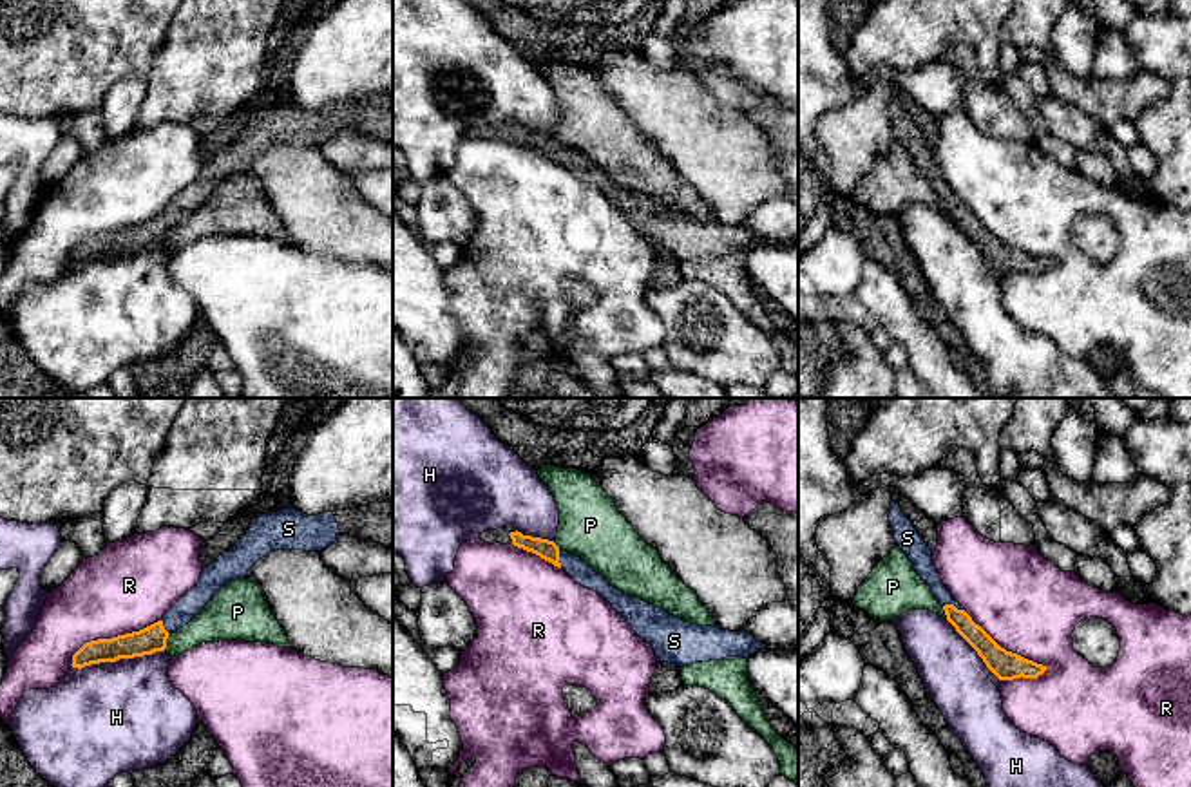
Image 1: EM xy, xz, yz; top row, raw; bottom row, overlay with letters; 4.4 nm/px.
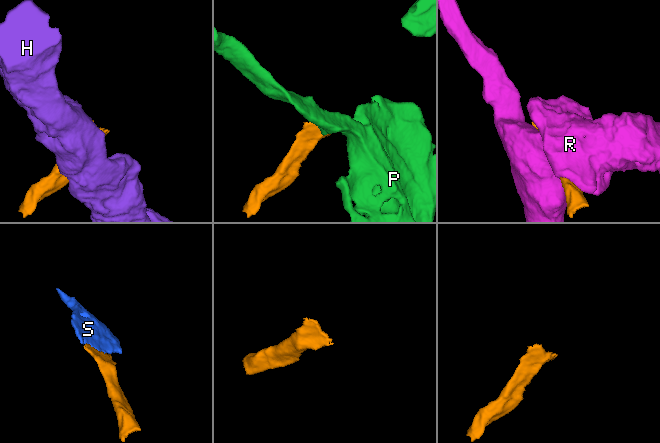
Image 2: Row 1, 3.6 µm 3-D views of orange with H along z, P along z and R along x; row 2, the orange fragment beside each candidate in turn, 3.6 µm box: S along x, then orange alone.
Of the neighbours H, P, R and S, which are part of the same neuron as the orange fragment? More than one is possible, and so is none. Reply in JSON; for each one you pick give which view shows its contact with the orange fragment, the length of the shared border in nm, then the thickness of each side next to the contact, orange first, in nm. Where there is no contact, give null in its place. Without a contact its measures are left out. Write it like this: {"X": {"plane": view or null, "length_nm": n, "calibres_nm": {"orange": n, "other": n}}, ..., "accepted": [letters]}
{"S": {"plane": "xz", "length_nm": 90, "calibres_nm": {"orange": 90, "other": 90}}, "accepted": ["S"]}

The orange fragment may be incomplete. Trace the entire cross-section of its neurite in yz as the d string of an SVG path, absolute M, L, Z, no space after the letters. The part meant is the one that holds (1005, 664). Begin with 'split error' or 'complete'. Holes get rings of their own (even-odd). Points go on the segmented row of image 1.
split error | M891 501L889 521L896 545L907 554L918 575L930 586L936 601L945 610L947 621L977 651L986 668L999 680L1014 680L1021 677L1037 678L1046 671L1046 666L1001 648L979 624L972 621L972 617L959 606L959 602L941 583L932 561L932 550L927 546L896 501Z

